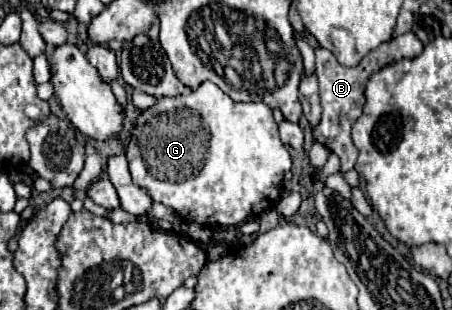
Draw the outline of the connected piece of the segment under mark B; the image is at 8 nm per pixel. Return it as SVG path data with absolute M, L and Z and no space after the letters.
M388 41L382 43L380 47L372 49L356 67L344 67L336 61L336 57L324 49L324 47L316 47L316 75L320 81L320 103L322 103L322 119L316 127L312 127L312 135L318 143L322 143L324 147L328 147L330 151L334 151L340 157L340 171L336 173L336 179L342 179L342 173L346 173L348 169L354 167L356 159L358 159L358 151L350 139L350 127L352 123L362 115L362 103L364 103L364 85L366 79L380 71L382 67L386 67L388 63L398 61L396 57L396 43Z

